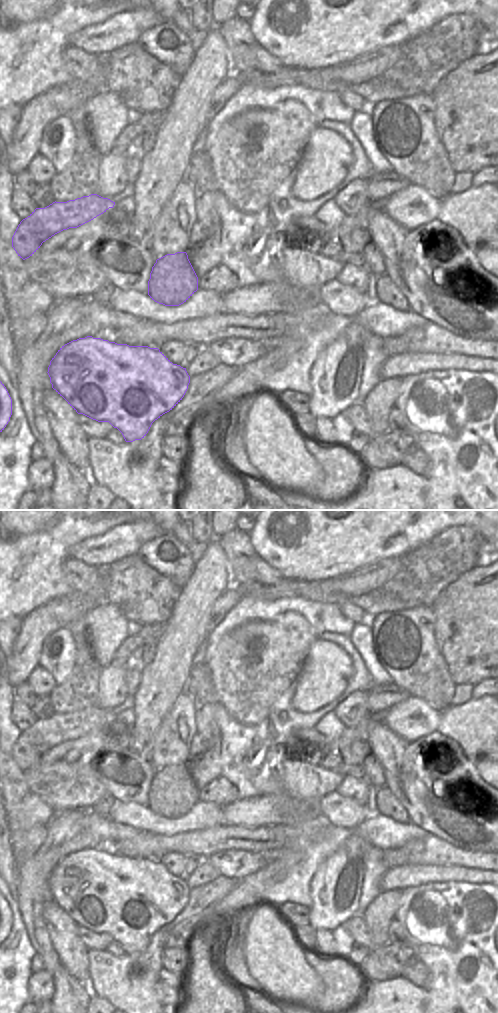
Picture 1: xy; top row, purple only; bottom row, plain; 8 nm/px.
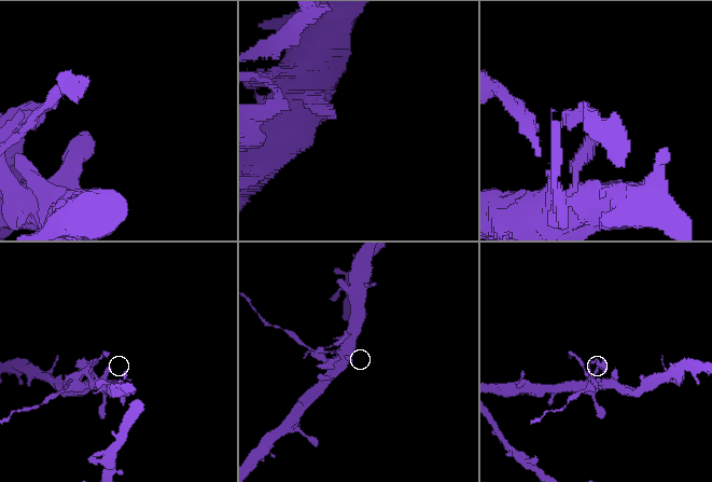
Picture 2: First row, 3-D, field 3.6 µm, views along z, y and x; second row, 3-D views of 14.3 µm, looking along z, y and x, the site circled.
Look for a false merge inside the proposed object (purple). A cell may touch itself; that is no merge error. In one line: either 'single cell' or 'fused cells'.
fused cells

